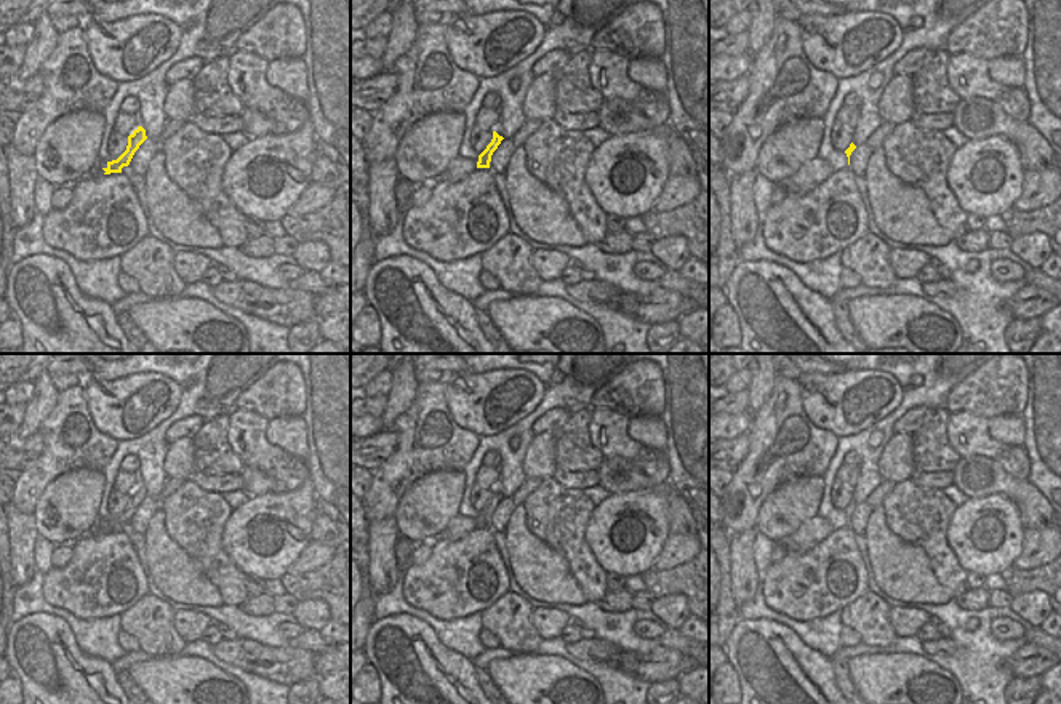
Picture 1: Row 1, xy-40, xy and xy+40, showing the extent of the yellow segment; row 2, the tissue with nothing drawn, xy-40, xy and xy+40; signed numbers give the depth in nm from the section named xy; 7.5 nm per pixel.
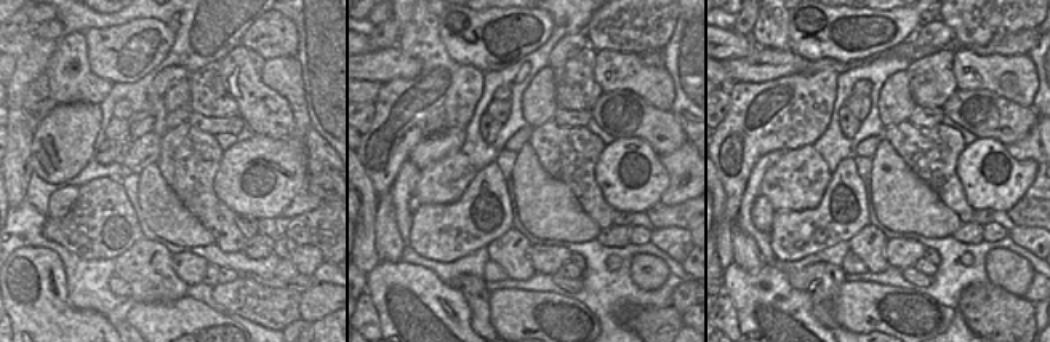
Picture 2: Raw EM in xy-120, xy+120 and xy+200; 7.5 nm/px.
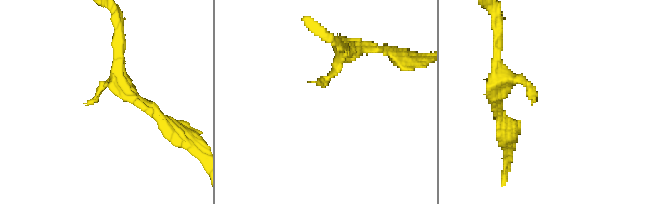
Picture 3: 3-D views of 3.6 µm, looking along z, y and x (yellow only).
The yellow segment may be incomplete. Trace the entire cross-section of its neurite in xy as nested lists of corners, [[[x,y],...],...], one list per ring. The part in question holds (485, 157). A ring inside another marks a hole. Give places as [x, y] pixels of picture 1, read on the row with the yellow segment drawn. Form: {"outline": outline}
{"outline": [[[493,131],[493,139],[486,149],[478,155],[478,160],[467,160],[456,157],[437,181],[459,182],[470,176],[477,168],[490,168],[491,155],[504,138]]]}

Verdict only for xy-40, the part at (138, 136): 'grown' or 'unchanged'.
grown

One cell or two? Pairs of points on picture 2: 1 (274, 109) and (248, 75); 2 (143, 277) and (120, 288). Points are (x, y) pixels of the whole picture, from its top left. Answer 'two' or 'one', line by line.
1: one
2: two

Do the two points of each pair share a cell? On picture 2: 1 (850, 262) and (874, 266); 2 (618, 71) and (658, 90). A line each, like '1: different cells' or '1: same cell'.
1: different cells
2: same cell

